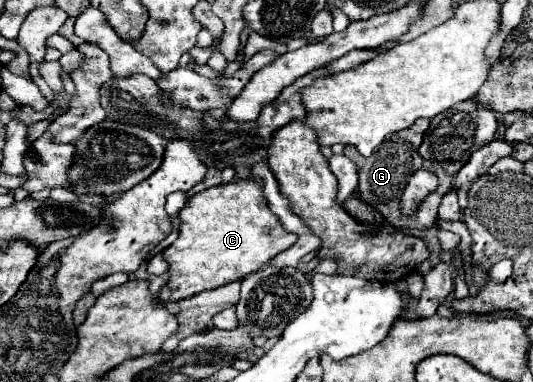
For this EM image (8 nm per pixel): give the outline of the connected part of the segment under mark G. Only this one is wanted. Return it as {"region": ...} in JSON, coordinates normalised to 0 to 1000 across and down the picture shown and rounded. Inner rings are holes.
{"region":[[[782,314],[775,330],[760,335],[760,340],[749,340],[741,351],[734,351],[719,377],[711,377],[700,403],[692,414],[677,408],[666,382],[647,382],[647,408],[655,419],[662,419],[670,429],[670,450],[674,450],[674,487],[670,487],[670,518],[692,539],[700,539],[704,550],[711,550],[722,571],[722,581],[730,592],[737,592],[741,602],[771,602],[771,597],[782,597],[782,602],[801,602],[809,592],[816,592],[816,576],[820,576],[820,545],[824,545],[824,518],[835,508],[839,492],[850,487],[846,476],[846,461],[831,450],[831,440],[816,435],[812,424],[797,424],[779,387],[786,387],[790,366],[794,366],[794,351],[805,330],[805,314]],[[786,440],[801,440],[809,450],[816,450],[824,461],[824,487],[816,503],[809,503],[782,545],[779,560],[771,565],[760,565],[749,545],[749,524],[752,524],[752,508],[764,487],[764,461]]]}

